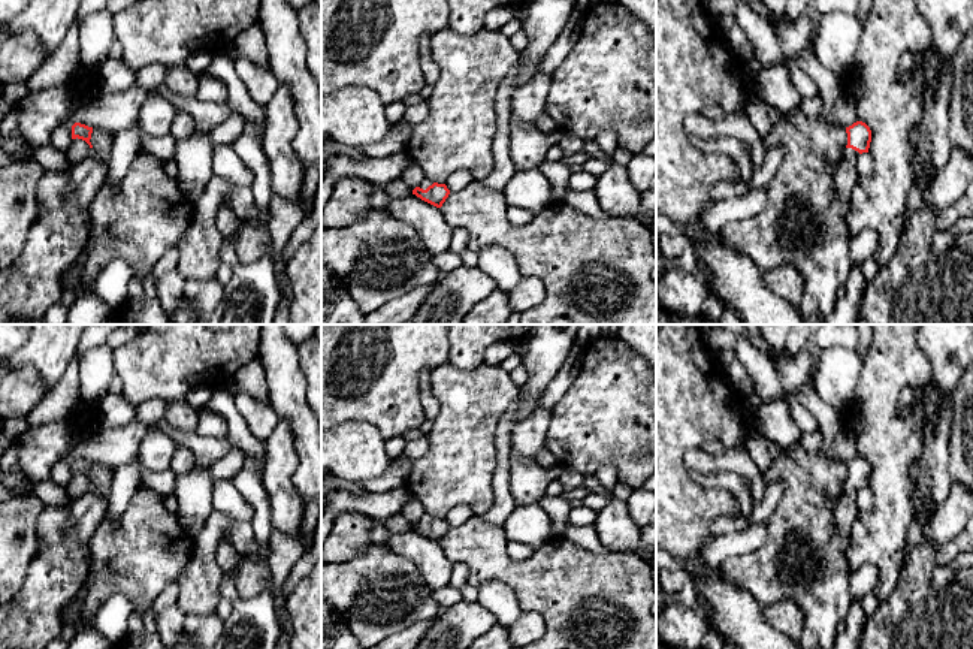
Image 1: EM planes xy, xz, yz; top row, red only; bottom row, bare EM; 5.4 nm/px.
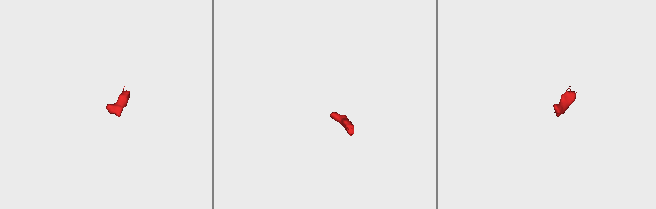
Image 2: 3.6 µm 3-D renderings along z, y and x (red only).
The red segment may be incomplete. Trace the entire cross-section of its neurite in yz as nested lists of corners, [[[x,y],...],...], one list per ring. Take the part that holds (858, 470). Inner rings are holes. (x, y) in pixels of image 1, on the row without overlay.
[[[856,456],[846,462],[846,468],[847,480],[835,507],[833,525],[838,532],[849,535],[849,528],[858,514],[856,495],[859,489],[868,487],[871,465],[865,458]]]

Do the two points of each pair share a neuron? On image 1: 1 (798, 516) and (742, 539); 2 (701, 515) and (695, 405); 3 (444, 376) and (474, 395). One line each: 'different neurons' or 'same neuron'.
1: different neurons
2: same neuron
3: same neuron

